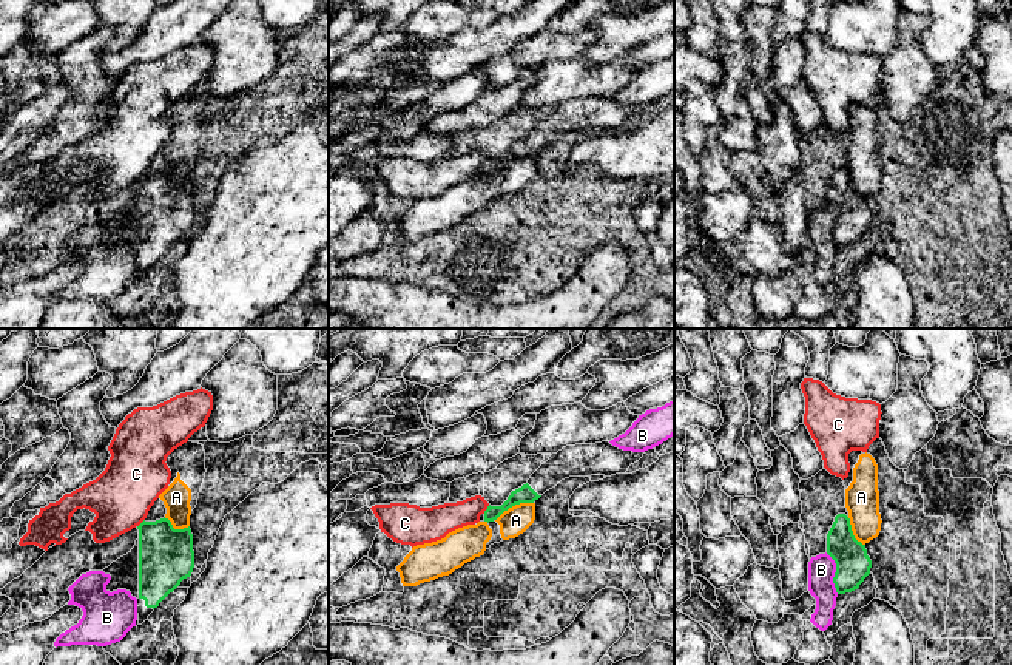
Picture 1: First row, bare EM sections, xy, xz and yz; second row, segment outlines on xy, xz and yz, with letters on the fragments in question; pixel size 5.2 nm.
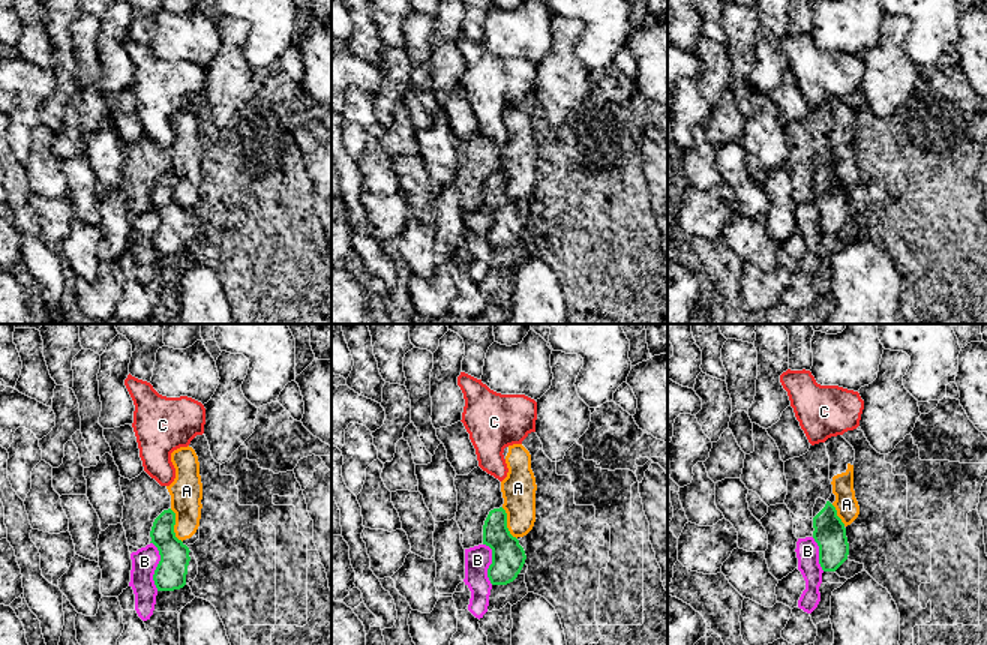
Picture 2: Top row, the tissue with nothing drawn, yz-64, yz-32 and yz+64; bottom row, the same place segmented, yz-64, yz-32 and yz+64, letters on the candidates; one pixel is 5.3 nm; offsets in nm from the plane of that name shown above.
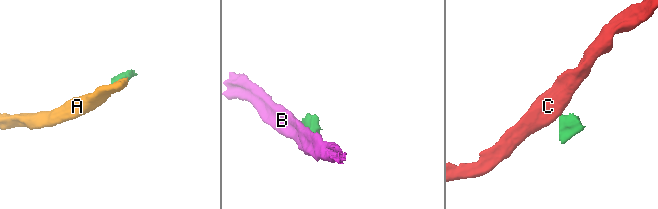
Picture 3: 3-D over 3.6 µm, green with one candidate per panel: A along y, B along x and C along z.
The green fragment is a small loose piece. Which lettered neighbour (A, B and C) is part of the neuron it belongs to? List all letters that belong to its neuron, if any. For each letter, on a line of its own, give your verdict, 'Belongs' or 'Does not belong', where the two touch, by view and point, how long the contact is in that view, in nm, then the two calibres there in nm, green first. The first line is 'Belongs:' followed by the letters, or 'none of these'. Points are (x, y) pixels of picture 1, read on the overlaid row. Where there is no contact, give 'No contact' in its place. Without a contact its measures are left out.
Belongs: none of these
A: Does not belong. Touches green at xz (514, 505). Shared border 220 nm. Thickness 90 nm (green) against 150 nm
B: Does not belong. Touches green at yz (835, 573). Shared border 220 nm. Thickness 180 nm (green) against 140 nm
C: Does not belong. Touches green at xz (486, 509). Shared border 60 nm. Thickness 90 nm (green) against 160 nm

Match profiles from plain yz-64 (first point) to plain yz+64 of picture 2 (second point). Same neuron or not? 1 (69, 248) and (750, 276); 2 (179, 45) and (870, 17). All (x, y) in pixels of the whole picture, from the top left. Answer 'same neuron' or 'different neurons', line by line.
1: different neurons
2: same neuron

